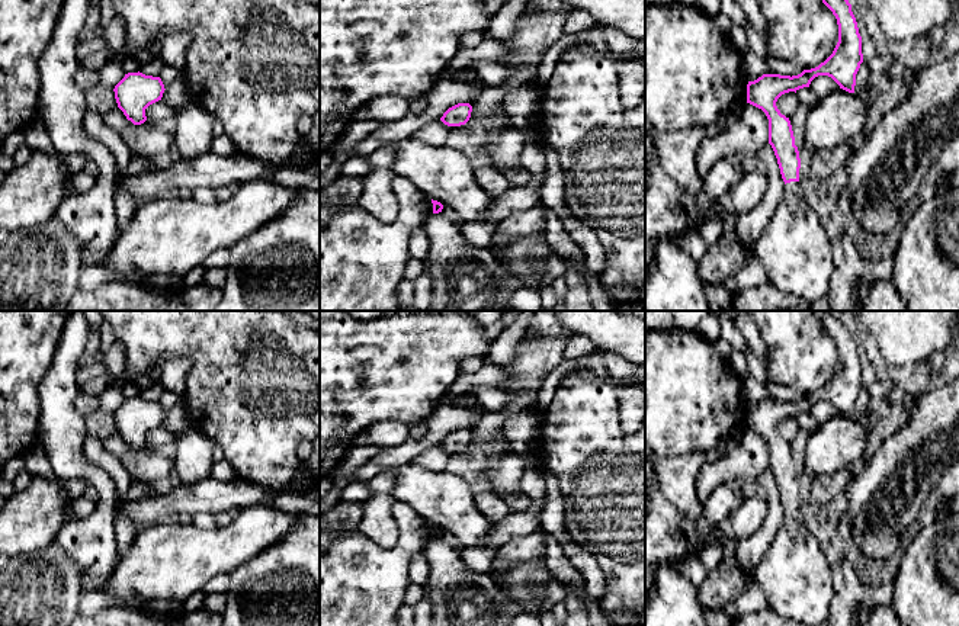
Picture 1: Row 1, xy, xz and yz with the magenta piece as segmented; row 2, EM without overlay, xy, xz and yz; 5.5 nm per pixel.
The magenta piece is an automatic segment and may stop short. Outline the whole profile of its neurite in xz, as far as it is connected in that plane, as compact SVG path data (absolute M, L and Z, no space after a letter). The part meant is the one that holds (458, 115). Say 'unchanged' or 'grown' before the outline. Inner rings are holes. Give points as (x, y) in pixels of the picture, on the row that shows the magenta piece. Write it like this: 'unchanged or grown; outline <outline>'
unchanged; outline M458 103L449 107L440 121L448 126L465 125L471 118L472 106L469 103Z

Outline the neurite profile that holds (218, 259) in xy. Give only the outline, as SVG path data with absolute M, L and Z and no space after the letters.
M219 248L209 254L203 261L203 266L208 267L225 267L230 261L230 253L227 248Z

